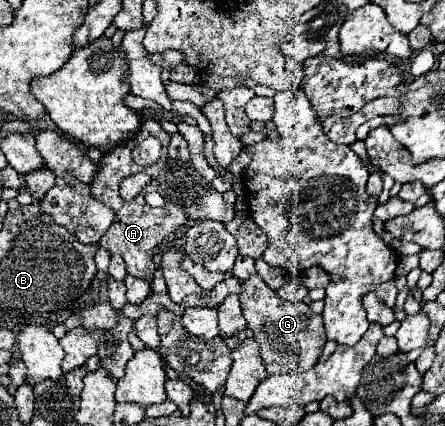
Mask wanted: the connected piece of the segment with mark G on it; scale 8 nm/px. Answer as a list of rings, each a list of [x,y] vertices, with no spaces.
[[[260,275],[250,277],[242,283],[240,293],[242,313],[248,321],[248,329],[252,329],[254,339],[260,345],[260,353],[266,365],[268,375],[274,373],[304,373],[310,367],[316,365],[316,361],[322,355],[322,349],[326,345],[326,331],[322,315],[316,315],[310,311],[310,307],[304,301],[284,301],[272,291]]]

